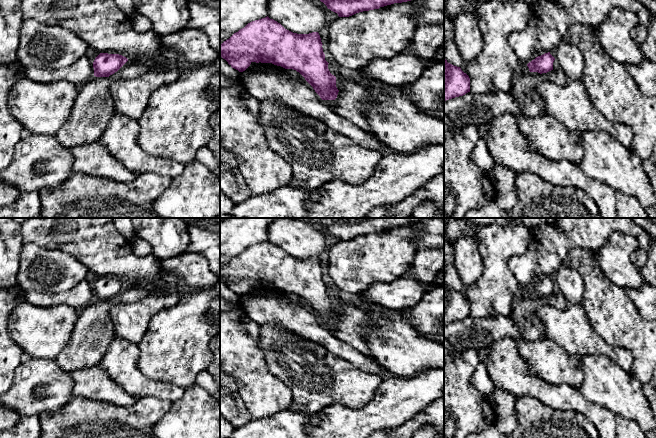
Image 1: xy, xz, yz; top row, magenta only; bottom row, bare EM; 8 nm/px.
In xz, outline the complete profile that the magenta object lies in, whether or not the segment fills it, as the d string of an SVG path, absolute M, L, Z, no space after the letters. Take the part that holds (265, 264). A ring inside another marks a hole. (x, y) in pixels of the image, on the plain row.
M267 240L248 247L220 268L220 281L239 296L245 295L252 286L272 287L285 293L296 294L322 324L335 324L339 316L336 311L336 301L328 293L329 287L325 284L322 269L318 256L293 257Z

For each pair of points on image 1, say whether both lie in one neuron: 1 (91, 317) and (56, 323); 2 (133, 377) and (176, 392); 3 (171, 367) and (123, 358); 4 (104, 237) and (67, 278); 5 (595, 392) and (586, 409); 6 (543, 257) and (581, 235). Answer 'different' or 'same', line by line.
1: different
2: same
3: different
4: different
5: different
6: same

